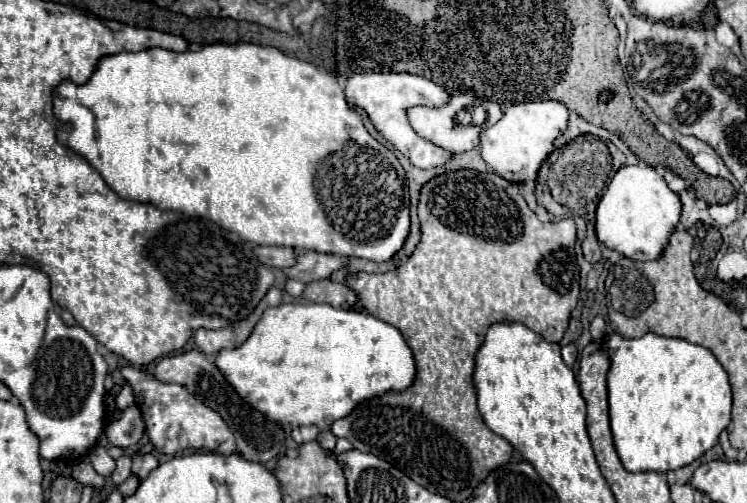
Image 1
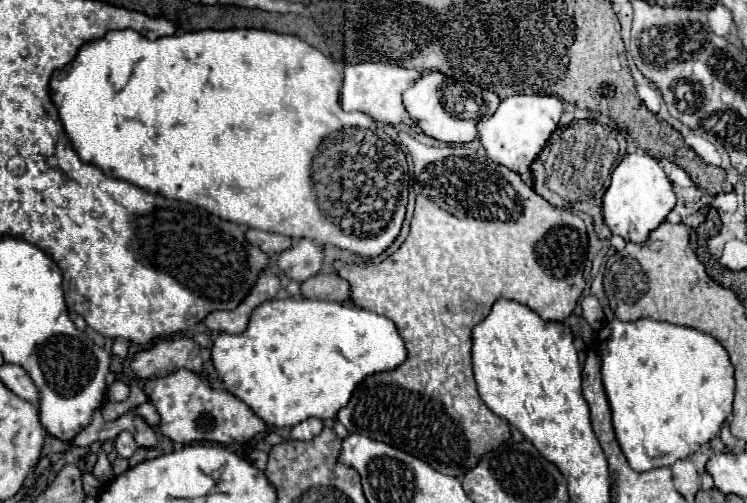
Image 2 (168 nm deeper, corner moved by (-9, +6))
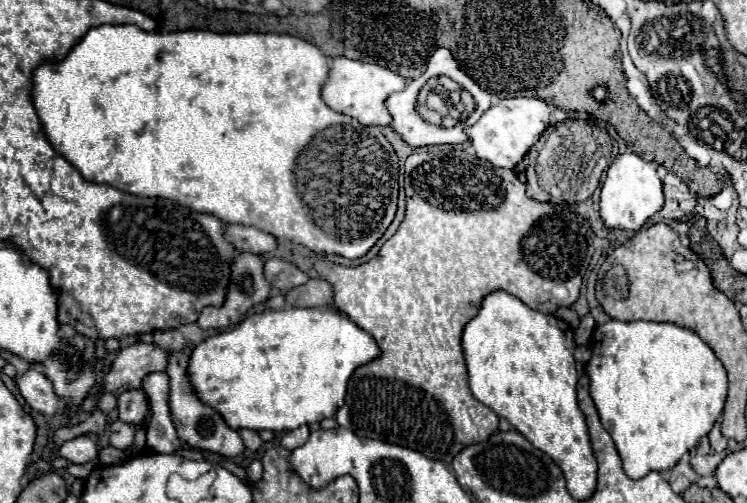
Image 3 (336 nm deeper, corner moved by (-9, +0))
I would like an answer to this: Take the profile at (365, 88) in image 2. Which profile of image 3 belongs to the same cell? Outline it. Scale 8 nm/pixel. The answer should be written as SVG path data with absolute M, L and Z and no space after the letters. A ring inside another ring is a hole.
M334 57L332 65L330 65L330 73L322 87L322 99L330 109L334 109L342 115L354 117L362 125L388 125L392 121L392 117L390 117L384 101L390 93L402 91L404 87L406 87L406 79L392 73L386 67L354 61L348 57Z

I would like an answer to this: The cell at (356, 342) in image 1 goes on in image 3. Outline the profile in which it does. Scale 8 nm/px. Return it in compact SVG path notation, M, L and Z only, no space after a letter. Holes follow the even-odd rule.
M328 307L314 309L280 309L252 313L240 321L234 329L220 331L206 337L192 349L188 361L188 379L196 387L200 401L224 415L224 421L232 429L270 429L290 431L300 425L314 425L344 405L346 383L356 367L370 363L380 355L378 343L344 313Z

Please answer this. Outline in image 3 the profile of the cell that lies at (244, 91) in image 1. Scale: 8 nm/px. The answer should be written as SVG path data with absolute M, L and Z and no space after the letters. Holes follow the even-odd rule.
M100 25L90 27L62 61L46 61L36 67L32 73L30 99L40 115L48 143L54 147L54 151L60 151L60 155L64 155L64 159L68 159L68 163L72 163L80 175L84 175L84 179L92 179L92 183L108 183L112 187L120 187L120 191L140 197L162 197L176 201L192 211L216 215L222 223L252 225L274 235L276 239L288 239L316 253L334 253L346 259L356 259L368 253L368 249L384 235L394 219L398 201L398 157L378 127L364 127L356 119L332 111L322 101L320 91L328 77L328 69L328 57L316 45L294 35L238 35L204 29L148 33L136 25Z

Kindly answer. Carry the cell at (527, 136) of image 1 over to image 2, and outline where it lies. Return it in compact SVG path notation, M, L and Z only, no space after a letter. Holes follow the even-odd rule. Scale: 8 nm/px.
M554 95L506 97L502 99L498 111L492 117L482 119L478 123L480 141L492 161L512 169L518 175L524 175L526 171L530 171L530 165L540 155L550 135L558 129L562 113L564 113L564 101Z

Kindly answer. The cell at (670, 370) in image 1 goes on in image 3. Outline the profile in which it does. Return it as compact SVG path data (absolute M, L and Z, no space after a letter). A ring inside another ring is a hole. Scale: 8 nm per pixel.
M616 321L596 325L592 335L592 357L586 363L590 377L590 397L596 405L604 429L614 439L622 459L622 469L630 479L640 479L650 471L668 471L680 457L696 447L718 421L726 401L726 369L714 351L690 329L656 321Z

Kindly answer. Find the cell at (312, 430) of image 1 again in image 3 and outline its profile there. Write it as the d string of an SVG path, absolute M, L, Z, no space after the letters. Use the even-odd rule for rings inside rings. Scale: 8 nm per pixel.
M302 425L302 427L294 429L294 431L288 431L288 433L280 439L280 445L282 445L282 447L286 447L286 449L300 447L300 445L304 445L304 443L306 443L308 435L310 435L310 429L308 429L306 425Z

